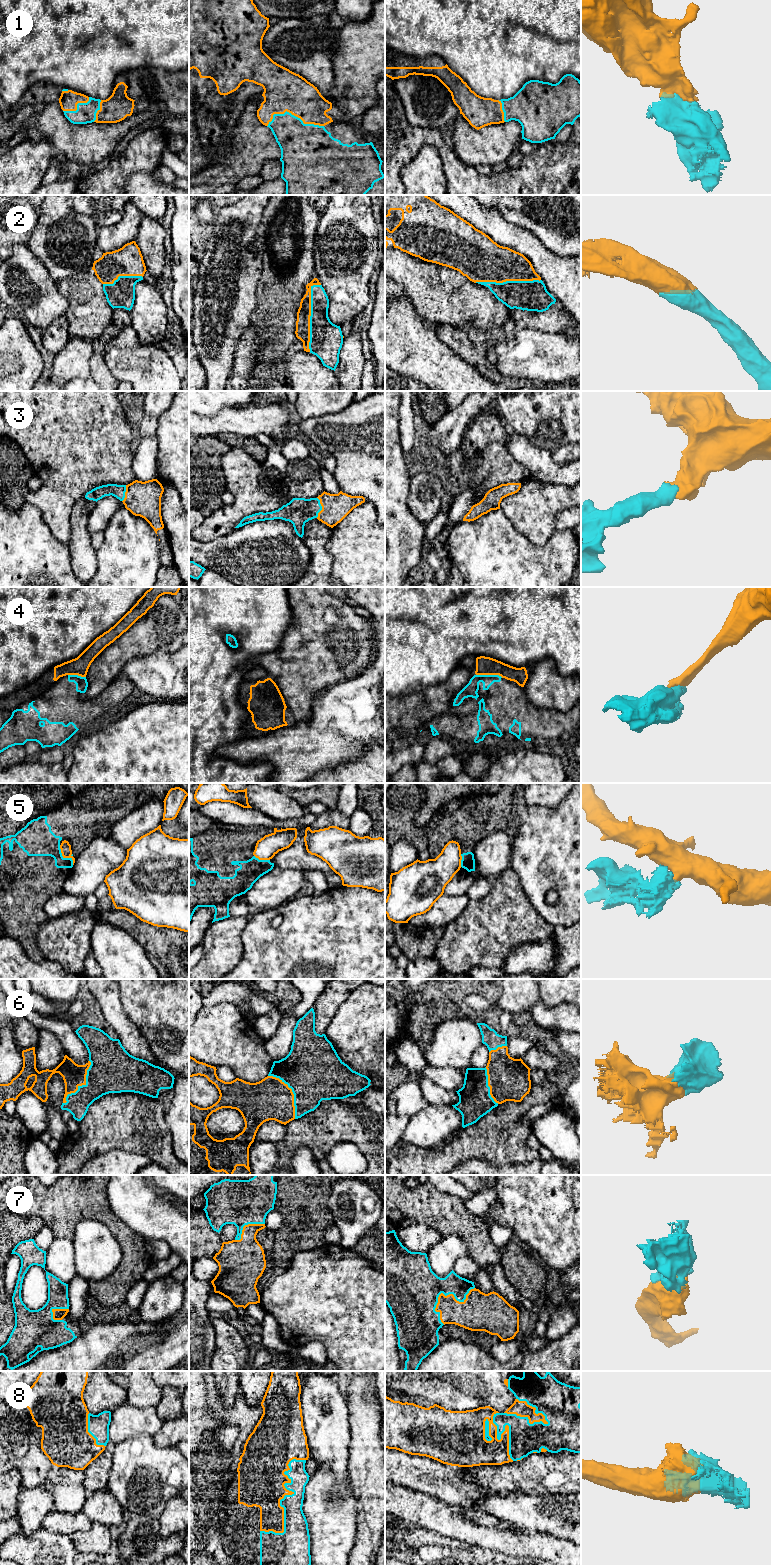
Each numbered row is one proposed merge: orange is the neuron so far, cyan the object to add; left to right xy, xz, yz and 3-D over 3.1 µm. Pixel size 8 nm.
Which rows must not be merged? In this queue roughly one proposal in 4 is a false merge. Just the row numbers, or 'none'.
4, 5

